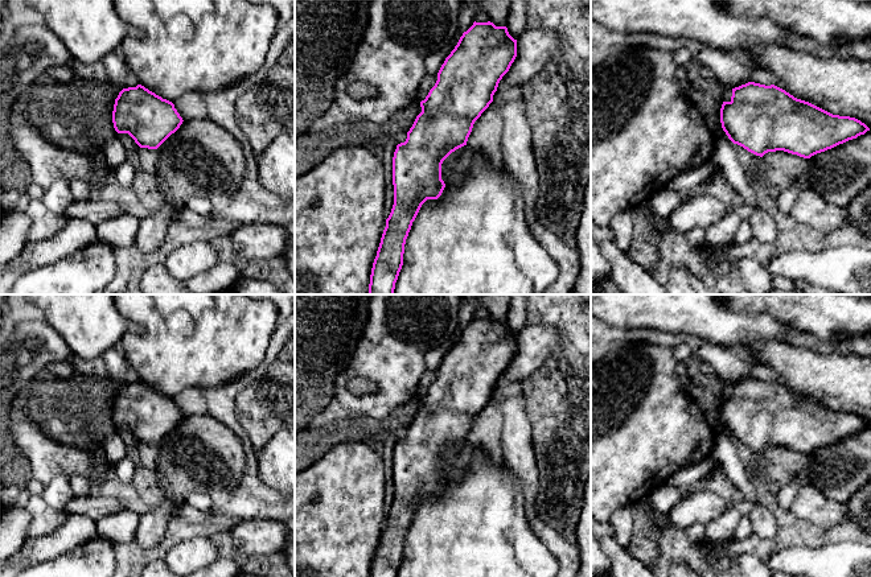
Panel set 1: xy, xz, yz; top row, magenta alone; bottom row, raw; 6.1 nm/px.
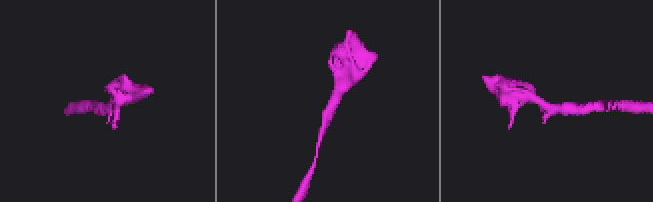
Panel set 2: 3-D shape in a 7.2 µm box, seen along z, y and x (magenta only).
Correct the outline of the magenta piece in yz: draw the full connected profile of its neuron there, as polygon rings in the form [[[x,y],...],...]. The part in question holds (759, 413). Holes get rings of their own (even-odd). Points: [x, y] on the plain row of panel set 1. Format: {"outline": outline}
{"outline": [[[755,378],[732,384],[731,396],[722,400],[720,419],[734,440],[760,453],[768,448],[784,446],[810,454],[870,426],[864,419],[855,413],[833,411],[809,397],[794,393],[775,380],[765,382]]]}

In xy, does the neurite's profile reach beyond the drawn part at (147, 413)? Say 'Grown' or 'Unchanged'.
Unchanged

